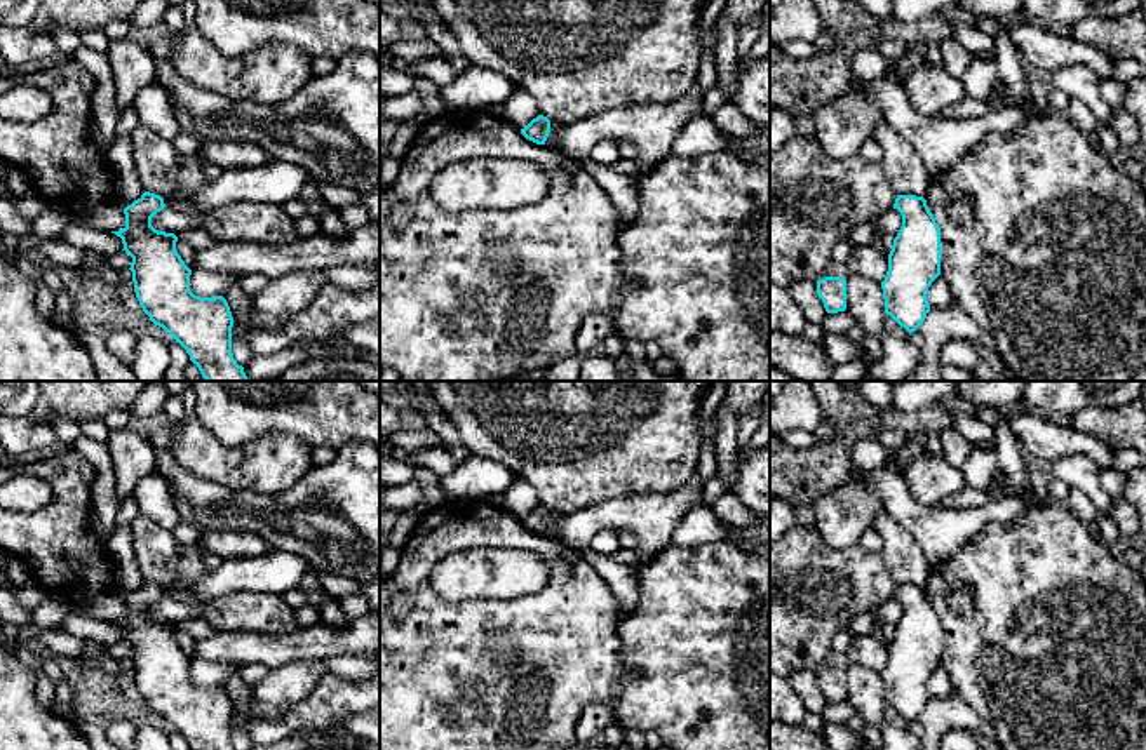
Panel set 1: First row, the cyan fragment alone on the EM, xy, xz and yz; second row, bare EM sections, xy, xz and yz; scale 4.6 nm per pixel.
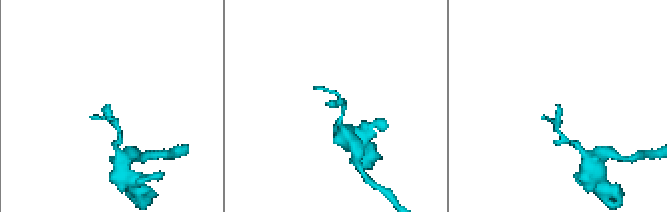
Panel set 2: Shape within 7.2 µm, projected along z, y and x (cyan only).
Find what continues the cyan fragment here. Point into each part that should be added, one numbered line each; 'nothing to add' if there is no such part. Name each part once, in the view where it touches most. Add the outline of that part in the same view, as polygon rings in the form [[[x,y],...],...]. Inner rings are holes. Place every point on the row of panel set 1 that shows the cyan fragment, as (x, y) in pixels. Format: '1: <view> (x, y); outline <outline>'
nothing to add

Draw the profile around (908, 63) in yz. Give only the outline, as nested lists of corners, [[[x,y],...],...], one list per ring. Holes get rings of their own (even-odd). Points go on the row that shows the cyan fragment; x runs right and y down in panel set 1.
[[[906,50],[906,54],[895,63],[895,68],[888,73],[886,78],[902,84],[907,75],[911,75],[920,64],[921,57]]]

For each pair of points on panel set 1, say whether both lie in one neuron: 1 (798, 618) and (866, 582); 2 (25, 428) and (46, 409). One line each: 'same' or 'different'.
1: same
2: different

